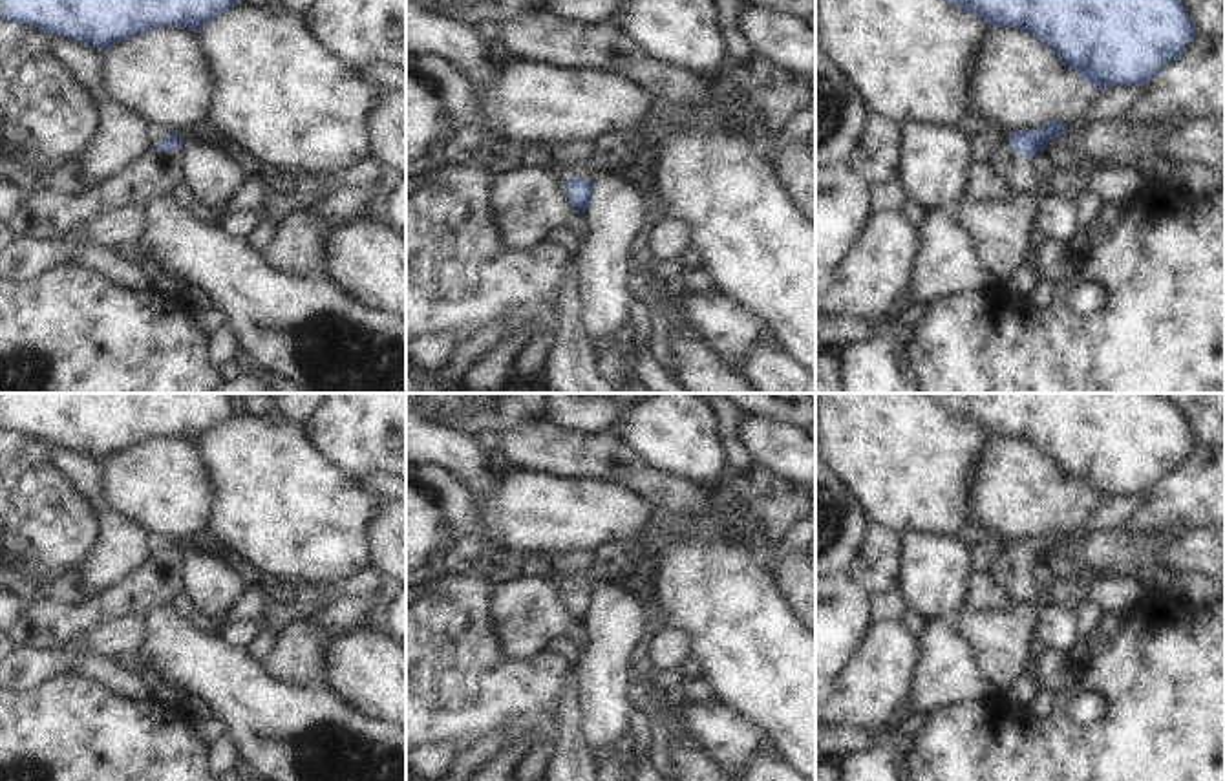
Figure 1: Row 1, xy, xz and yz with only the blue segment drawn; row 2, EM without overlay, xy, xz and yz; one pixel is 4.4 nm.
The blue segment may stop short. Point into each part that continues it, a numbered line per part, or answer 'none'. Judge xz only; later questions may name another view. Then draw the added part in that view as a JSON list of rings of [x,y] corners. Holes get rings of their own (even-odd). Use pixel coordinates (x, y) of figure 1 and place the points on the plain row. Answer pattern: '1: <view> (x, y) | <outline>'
1: xz (584, 582) | [[[581,574],[578,583],[576,585],[569,585],[569,583],[563,583],[569,589],[574,589],[576,585],[580,585],[581,589],[589,591],[589,593],[596,593],[596,583],[589,578],[589,574]],[[558,578],[561,582],[561,578]],[[561,582],[563,583],[563,582]]]

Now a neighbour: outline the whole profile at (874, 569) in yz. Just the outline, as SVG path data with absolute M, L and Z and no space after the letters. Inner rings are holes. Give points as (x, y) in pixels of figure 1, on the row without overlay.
M868 523L848 569L850 580L867 594L900 591L900 532Z

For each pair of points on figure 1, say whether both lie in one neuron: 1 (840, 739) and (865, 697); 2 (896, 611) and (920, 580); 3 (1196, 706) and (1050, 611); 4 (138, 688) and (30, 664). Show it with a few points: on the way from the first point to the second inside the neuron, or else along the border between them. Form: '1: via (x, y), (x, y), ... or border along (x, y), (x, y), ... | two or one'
1: border along (834, 721), (867, 730) | two
2: border along (900, 589), (909, 606) | two
3: border along (1081, 652), (1074, 661) | two
4: via (110, 674), (88, 664), (57, 664) | one

